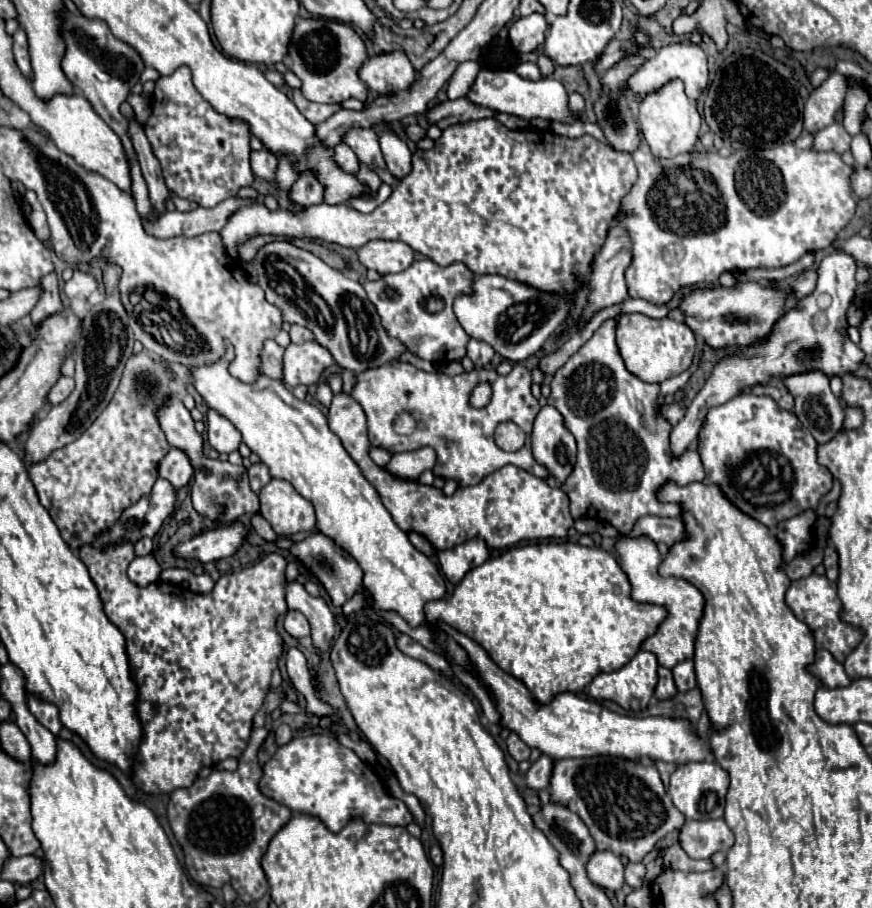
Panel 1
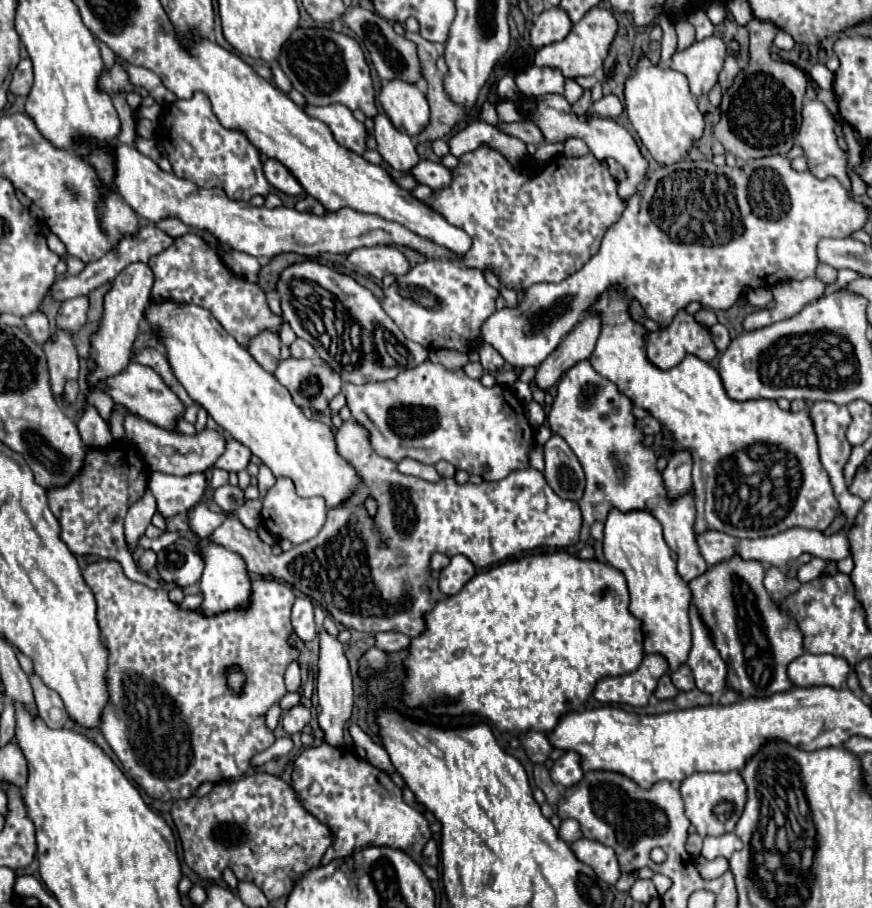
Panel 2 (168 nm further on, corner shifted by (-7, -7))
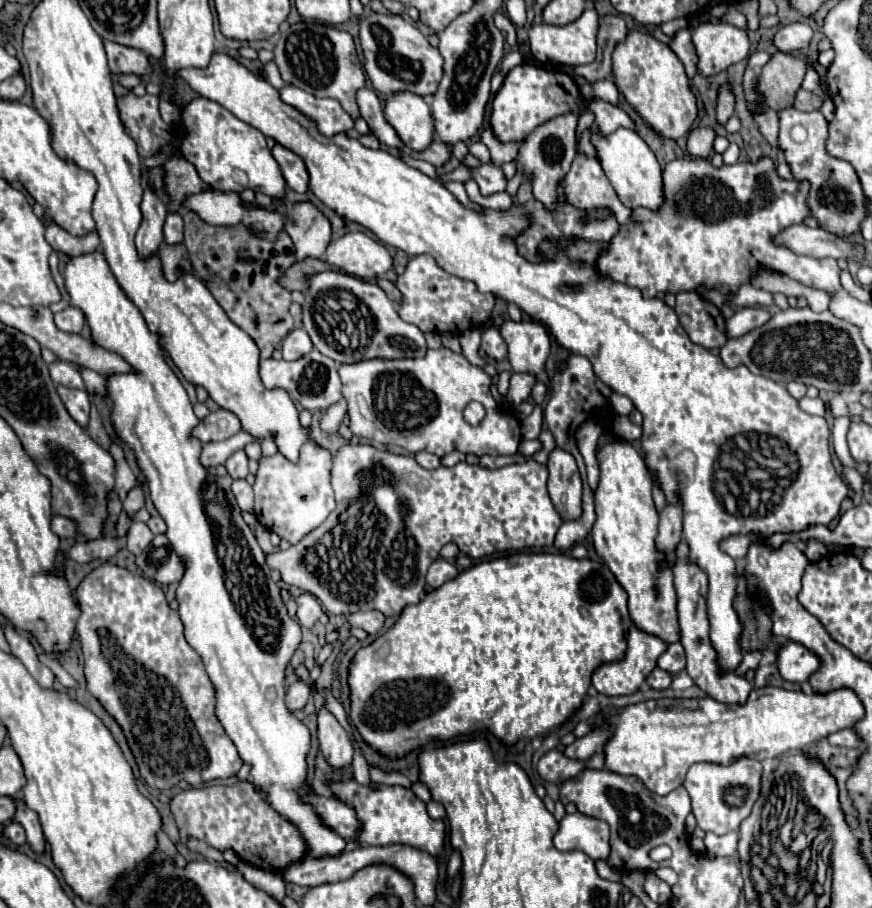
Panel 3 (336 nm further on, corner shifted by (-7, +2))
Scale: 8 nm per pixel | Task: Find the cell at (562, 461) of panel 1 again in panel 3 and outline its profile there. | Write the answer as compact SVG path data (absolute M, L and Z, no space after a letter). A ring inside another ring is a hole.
M554 447L548 455L548 473L548 493L558 513L566 521L580 517L582 481L574 457L568 451Z

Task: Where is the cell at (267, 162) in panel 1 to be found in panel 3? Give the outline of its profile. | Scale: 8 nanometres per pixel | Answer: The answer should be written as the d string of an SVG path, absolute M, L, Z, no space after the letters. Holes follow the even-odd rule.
M278 143L274 145L272 155L274 155L274 159L278 161L278 165L282 169L286 185L290 189L294 189L296 193L304 193L308 189L308 171L306 171L304 161L296 153L292 153L290 149L284 149Z

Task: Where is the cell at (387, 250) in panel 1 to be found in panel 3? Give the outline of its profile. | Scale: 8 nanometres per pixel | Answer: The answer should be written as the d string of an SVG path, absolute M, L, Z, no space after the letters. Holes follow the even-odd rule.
M346 233L326 249L326 261L354 277L374 279L392 269L390 251L366 233Z

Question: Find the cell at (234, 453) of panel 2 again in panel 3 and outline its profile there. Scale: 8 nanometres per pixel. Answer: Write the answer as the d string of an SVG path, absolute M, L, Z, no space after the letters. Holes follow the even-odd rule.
M236 451L234 455L228 457L226 461L226 469L230 473L232 479L238 479L238 477L246 477L248 475L248 457L244 451Z

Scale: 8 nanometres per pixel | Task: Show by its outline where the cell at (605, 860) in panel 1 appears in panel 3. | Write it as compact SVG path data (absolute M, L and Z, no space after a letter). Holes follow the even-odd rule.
M574 813L566 815L558 825L560 829L554 835L558 851L582 851L594 861L608 861L610 843L606 821Z

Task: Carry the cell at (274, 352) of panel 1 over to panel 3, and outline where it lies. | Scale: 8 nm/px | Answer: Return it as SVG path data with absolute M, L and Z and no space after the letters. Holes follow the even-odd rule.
M182 209L180 213L186 223L184 243L190 251L196 275L206 281L210 293L216 297L226 315L256 341L262 359L268 359L274 347L292 331L294 323L288 313L292 295L276 281L282 269L296 261L292 239L288 233L280 233L278 241L270 243L260 237L252 237L246 229L208 225L192 211Z

